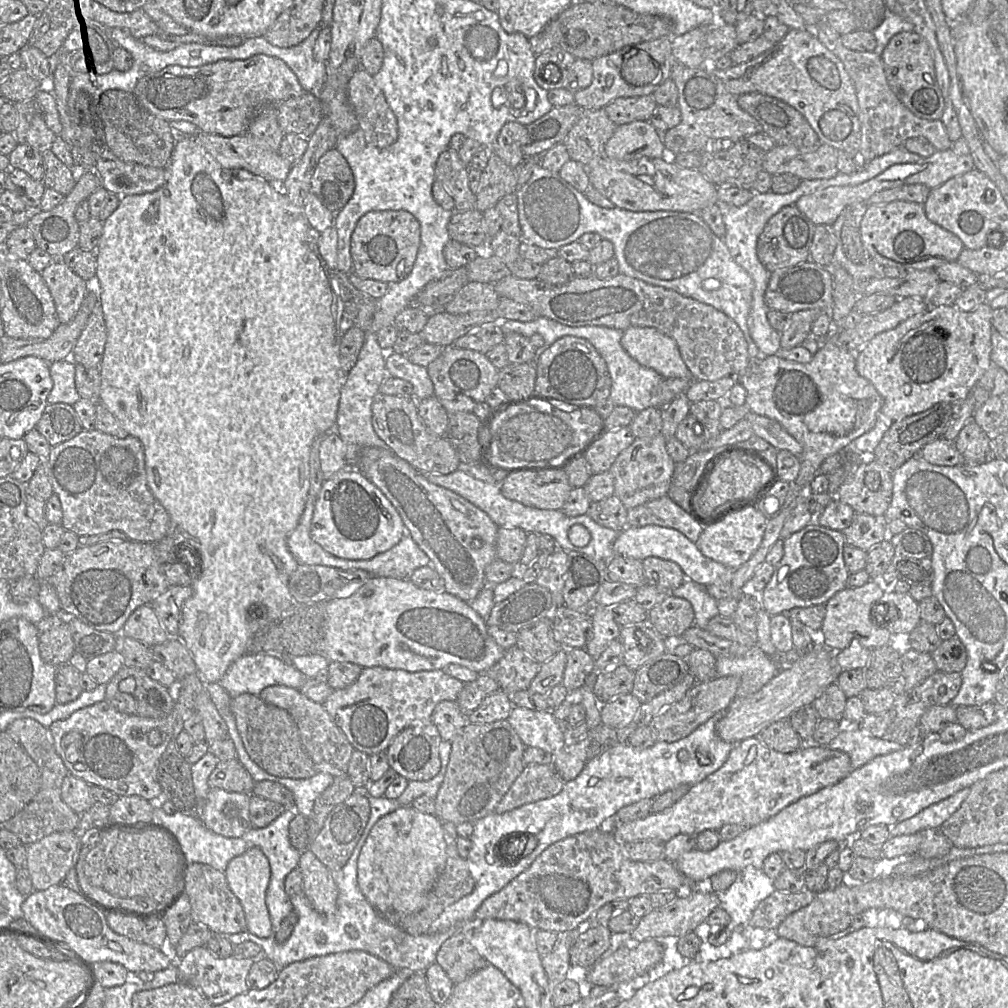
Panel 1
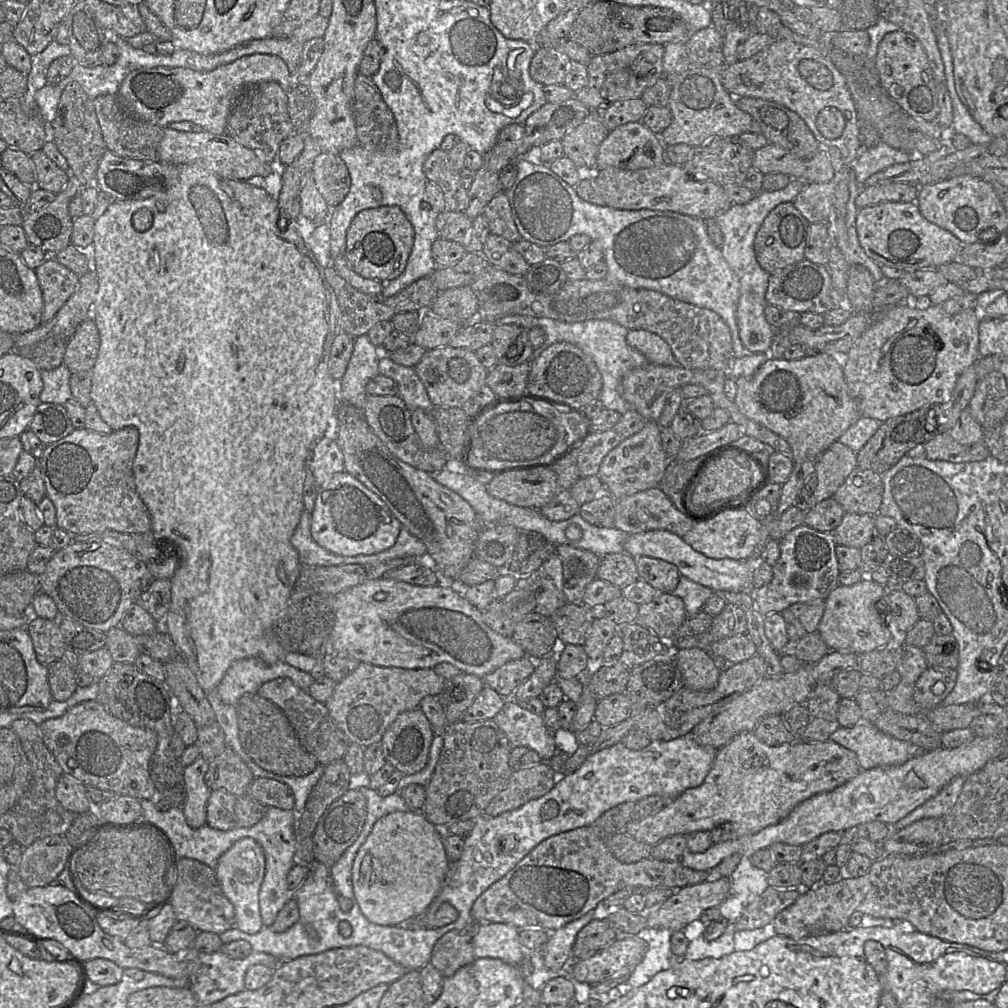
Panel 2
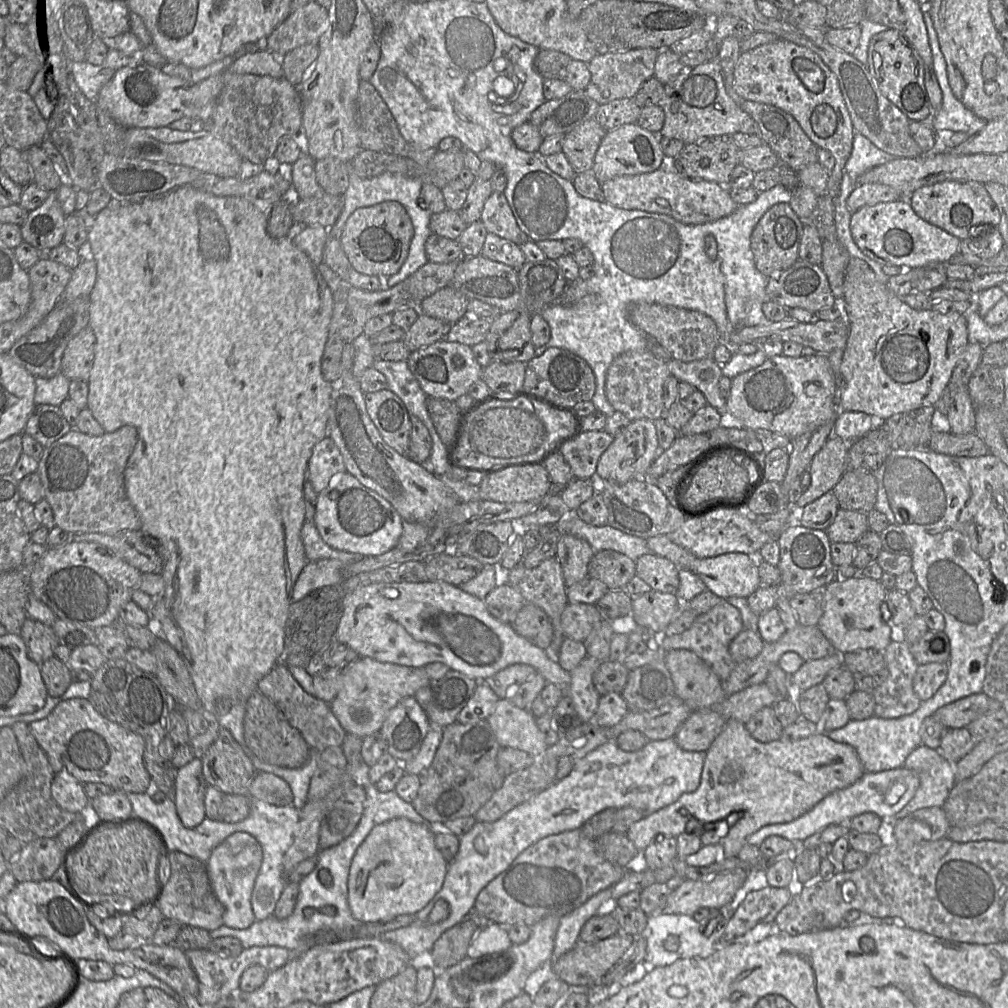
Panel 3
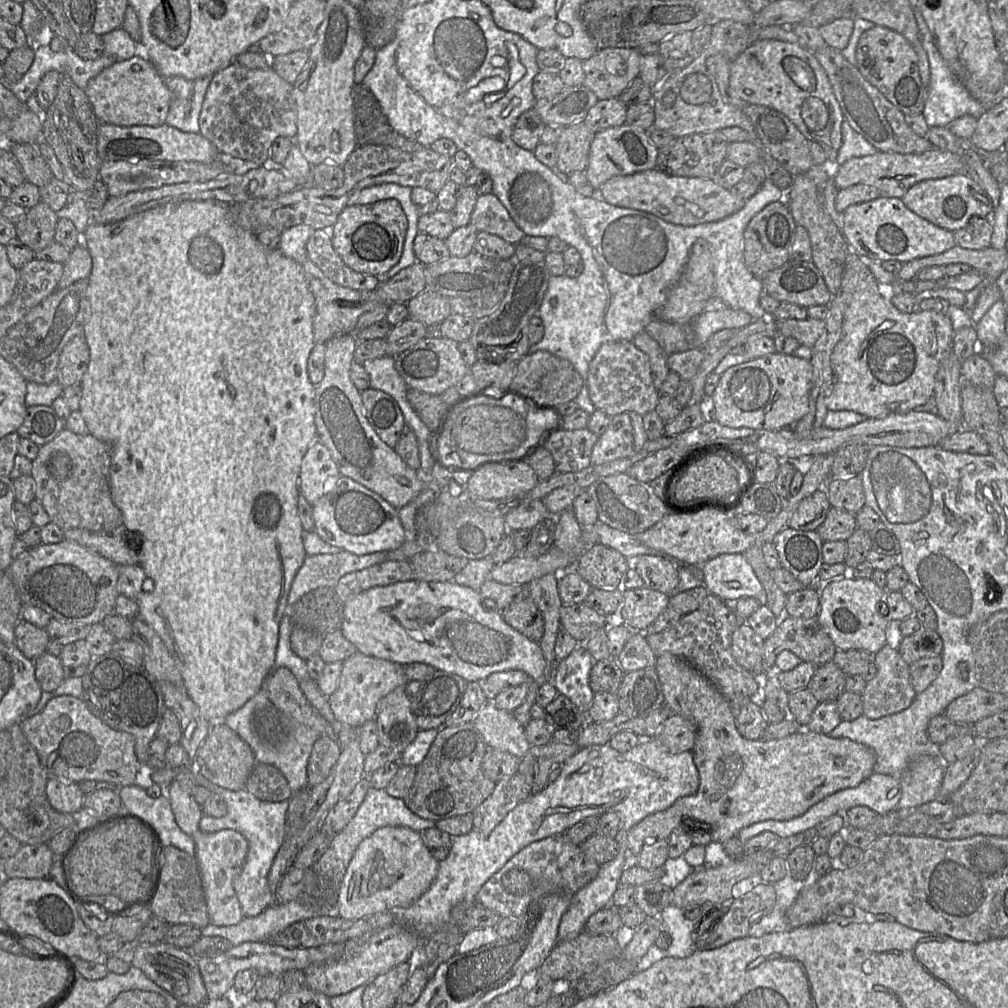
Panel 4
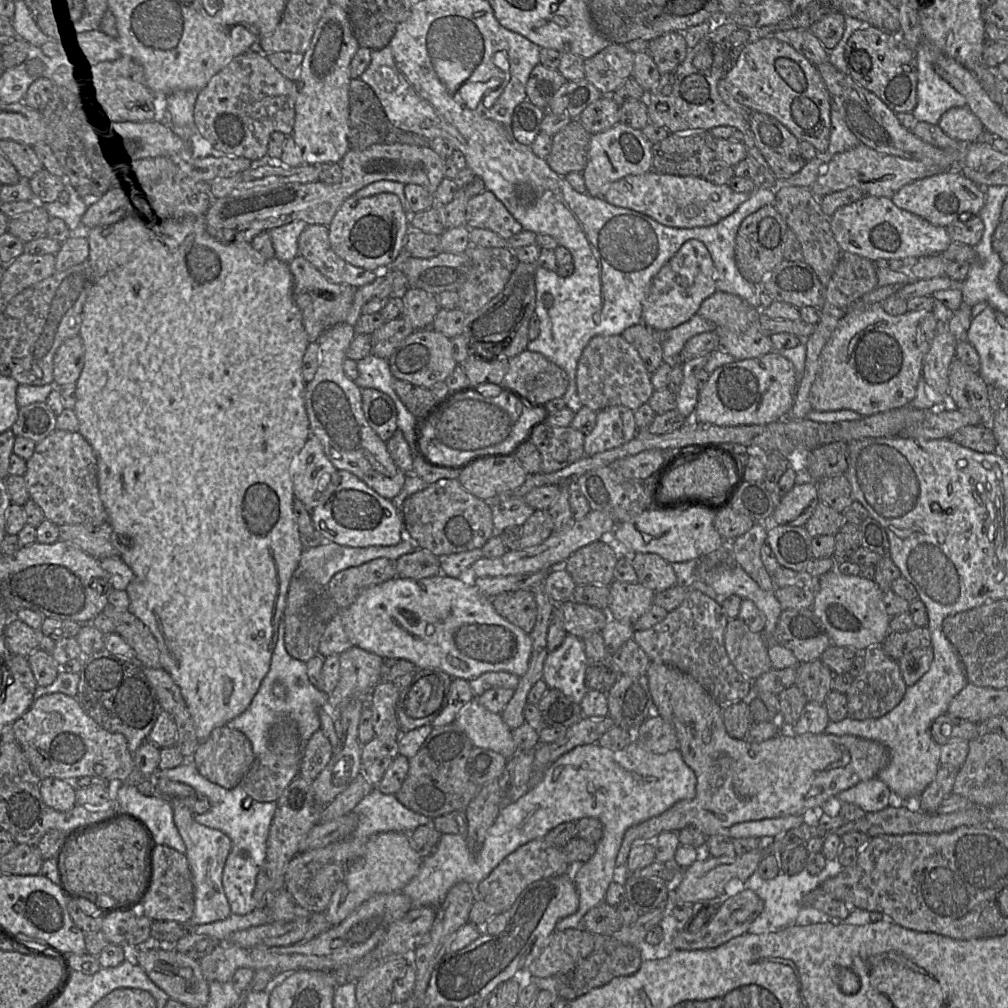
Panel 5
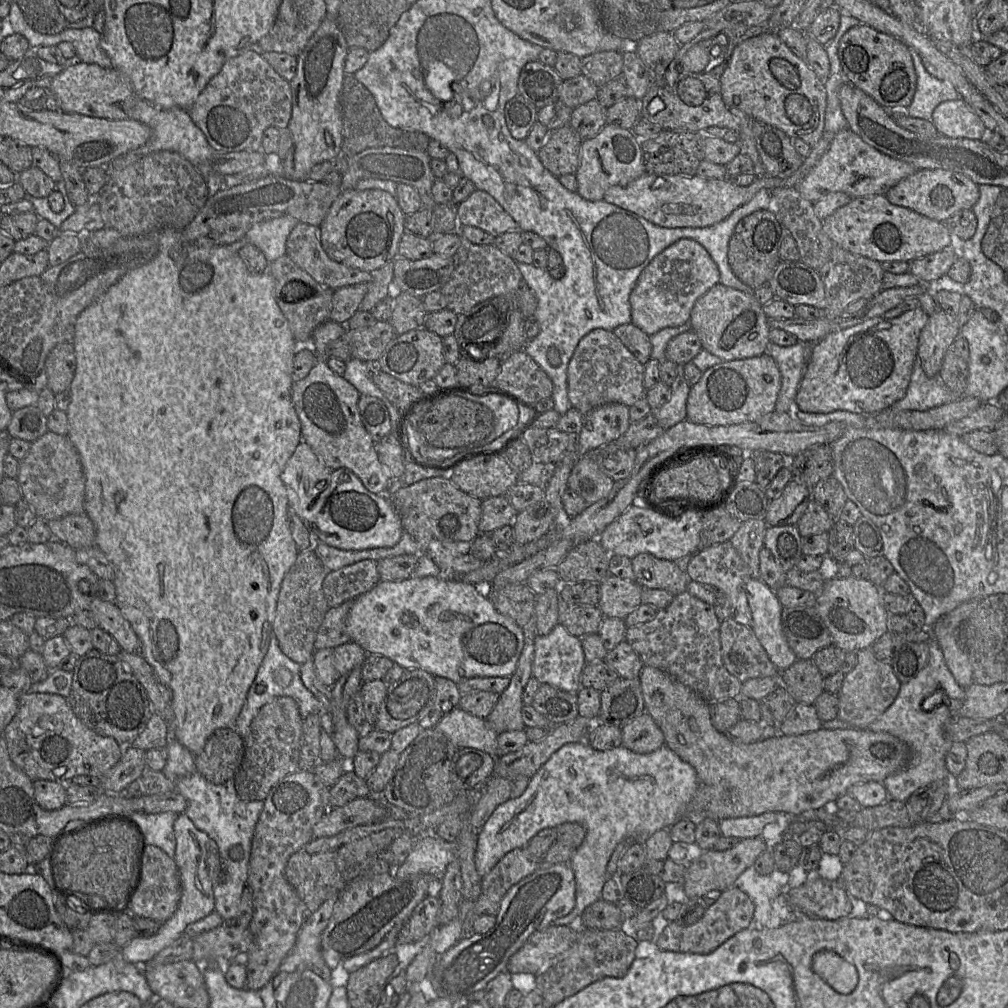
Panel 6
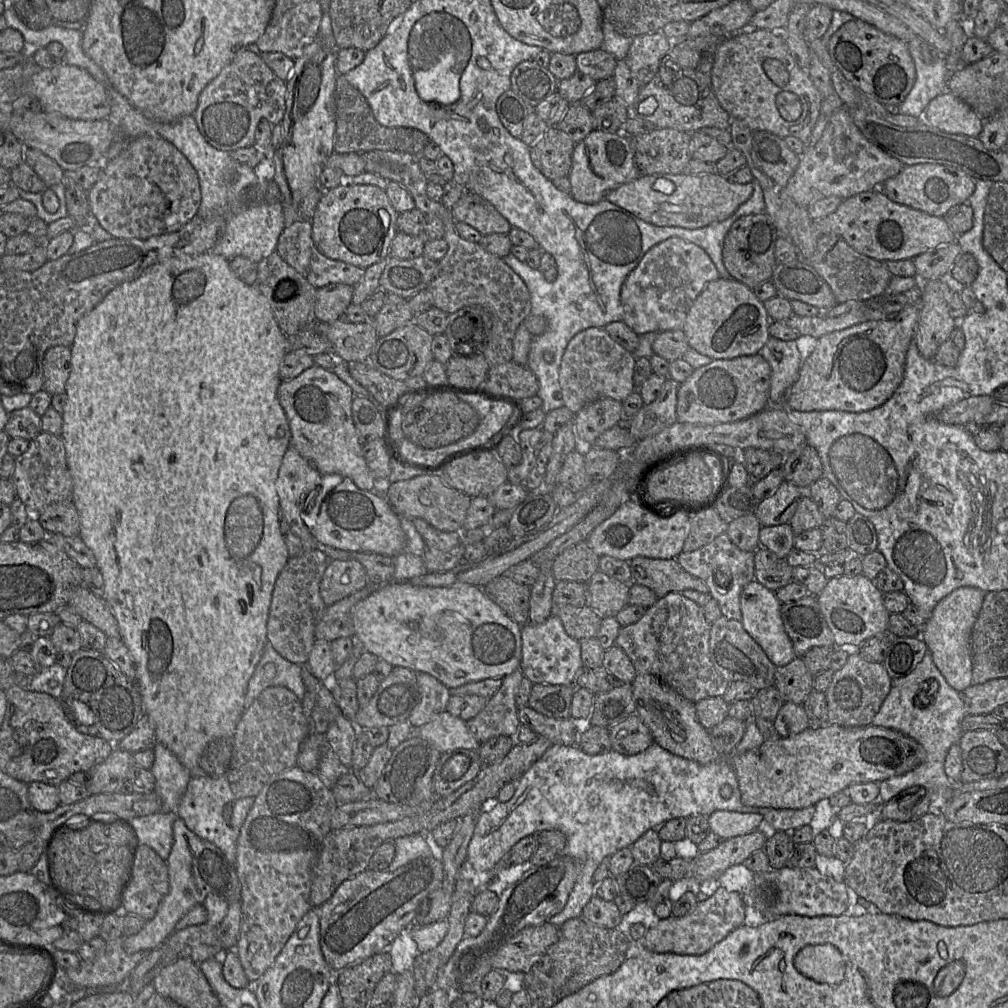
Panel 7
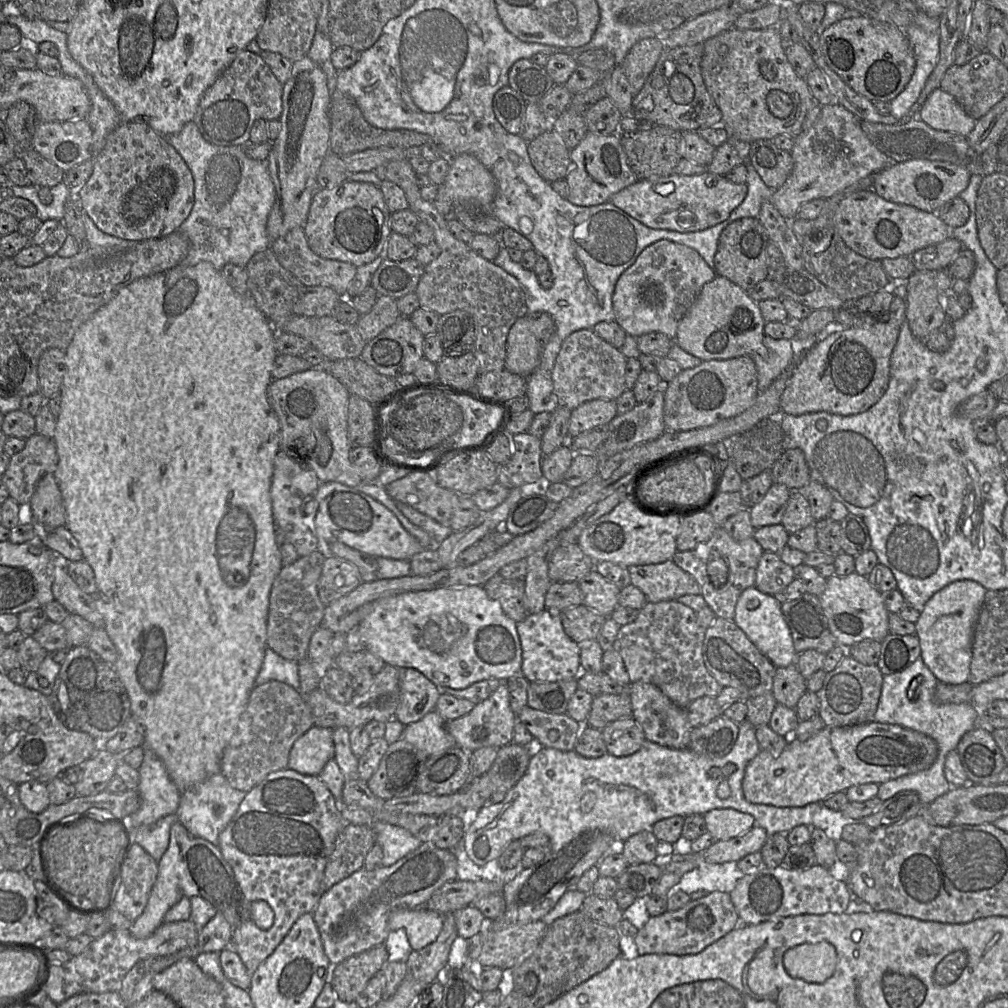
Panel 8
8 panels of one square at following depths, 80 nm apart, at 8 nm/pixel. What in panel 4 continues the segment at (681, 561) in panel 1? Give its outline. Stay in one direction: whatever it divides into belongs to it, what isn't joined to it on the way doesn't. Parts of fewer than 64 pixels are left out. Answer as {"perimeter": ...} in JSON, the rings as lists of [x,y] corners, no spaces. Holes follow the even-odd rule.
{"perimeter":[[[721,554],[702,564],[701,571],[703,585],[720,599],[754,597],[765,603],[764,588],[743,554]]]}

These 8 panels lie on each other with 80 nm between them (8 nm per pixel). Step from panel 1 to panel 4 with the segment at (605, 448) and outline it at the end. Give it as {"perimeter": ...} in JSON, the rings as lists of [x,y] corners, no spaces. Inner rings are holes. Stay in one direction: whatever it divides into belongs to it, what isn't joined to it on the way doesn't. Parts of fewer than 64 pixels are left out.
{"perimeter":[[[556,425],[547,430],[538,440],[539,446],[548,450],[555,463],[556,472],[578,472],[590,465],[590,455],[598,435],[587,428],[565,430]]]}

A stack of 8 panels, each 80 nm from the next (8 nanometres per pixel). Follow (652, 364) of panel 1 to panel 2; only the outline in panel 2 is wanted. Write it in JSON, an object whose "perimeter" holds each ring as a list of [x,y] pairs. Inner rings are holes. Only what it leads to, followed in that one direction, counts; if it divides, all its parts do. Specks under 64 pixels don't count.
{"perimeter":[[[631,329],[626,335],[627,343],[641,352],[650,363],[678,366],[668,343],[659,335],[643,329]]]}

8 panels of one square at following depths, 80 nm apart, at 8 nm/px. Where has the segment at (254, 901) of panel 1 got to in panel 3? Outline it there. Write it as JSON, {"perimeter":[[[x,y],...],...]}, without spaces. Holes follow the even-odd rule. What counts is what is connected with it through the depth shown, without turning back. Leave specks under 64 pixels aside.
{"perimeter":[[[247,832],[233,833],[212,851],[206,866],[214,893],[224,908],[224,926],[242,930],[255,922],[251,894],[262,859],[261,845]]]}

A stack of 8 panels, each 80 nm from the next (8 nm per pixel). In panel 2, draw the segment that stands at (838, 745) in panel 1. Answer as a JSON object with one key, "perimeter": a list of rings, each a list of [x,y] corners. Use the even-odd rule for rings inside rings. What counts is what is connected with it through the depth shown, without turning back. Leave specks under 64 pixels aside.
{"perimeter":[[[870,722],[838,727],[830,740],[856,753],[861,770],[901,765],[914,756],[914,746],[882,733]]]}

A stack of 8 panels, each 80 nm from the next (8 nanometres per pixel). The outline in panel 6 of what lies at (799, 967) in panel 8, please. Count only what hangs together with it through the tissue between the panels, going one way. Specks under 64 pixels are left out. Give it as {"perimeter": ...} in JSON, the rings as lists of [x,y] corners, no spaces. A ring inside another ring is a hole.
{"perimeter":[[[820,950],[814,954],[812,970],[841,994],[851,993],[859,981],[856,968],[829,950]]]}

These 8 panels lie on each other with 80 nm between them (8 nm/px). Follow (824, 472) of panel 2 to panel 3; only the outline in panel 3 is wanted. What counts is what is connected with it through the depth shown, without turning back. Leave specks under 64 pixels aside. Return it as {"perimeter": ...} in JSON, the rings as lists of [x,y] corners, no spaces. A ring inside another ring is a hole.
{"perimeter":[[[831,436],[814,456],[808,472],[811,483],[807,490],[794,503],[790,504],[791,514],[788,525],[799,525],[800,510],[815,501],[823,494],[831,491],[847,471],[848,449],[853,441],[843,441],[839,436]]]}

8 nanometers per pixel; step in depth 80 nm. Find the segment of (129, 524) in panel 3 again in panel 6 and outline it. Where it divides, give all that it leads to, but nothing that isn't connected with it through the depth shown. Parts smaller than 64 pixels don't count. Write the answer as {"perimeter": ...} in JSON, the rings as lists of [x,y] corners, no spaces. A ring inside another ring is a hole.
{"perimeter":[[[48,430],[33,441],[25,458],[20,460],[16,479],[23,499],[39,519],[50,521],[67,515],[85,513],[86,478],[80,456],[67,435]]]}

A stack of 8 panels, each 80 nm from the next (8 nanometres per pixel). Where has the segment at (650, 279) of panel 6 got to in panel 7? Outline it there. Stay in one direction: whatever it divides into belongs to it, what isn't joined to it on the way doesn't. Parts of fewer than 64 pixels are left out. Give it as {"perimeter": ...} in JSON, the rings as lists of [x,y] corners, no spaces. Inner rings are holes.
{"perimeter":[[[669,238],[663,242],[660,242],[653,247],[651,247],[646,254],[643,256],[639,264],[629,273],[627,278],[622,284],[621,291],[620,291],[620,301],[623,306],[624,310],[624,317],[623,322],[627,324],[636,334],[643,335],[648,332],[664,332],[669,330],[677,330],[682,329],[690,307],[694,300],[698,297],[698,295],[702,292],[704,287],[712,281],[715,281],[719,278],[719,272],[709,257],[709,255],[699,246],[696,244],[683,240],[681,238]]]}

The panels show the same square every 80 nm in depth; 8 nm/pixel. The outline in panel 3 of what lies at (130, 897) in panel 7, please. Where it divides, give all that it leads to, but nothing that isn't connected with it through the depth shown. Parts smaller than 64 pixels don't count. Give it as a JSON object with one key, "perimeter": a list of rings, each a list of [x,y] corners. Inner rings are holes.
{"perimeter":[[[179,851],[168,852],[168,863],[169,877],[159,902],[154,905],[161,911],[164,919],[174,920],[182,926],[198,927],[208,932],[221,927],[223,925],[224,908],[214,893],[206,863]]]}

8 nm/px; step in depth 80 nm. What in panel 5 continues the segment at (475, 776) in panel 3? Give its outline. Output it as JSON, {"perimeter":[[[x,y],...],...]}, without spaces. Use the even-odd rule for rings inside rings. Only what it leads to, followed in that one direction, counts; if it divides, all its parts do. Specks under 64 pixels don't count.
{"perimeter":[[[455,723],[434,728],[416,755],[408,759],[408,774],[395,797],[409,810],[431,819],[454,811],[465,811],[482,787],[470,779],[466,770],[473,748],[474,744],[465,730]]]}

